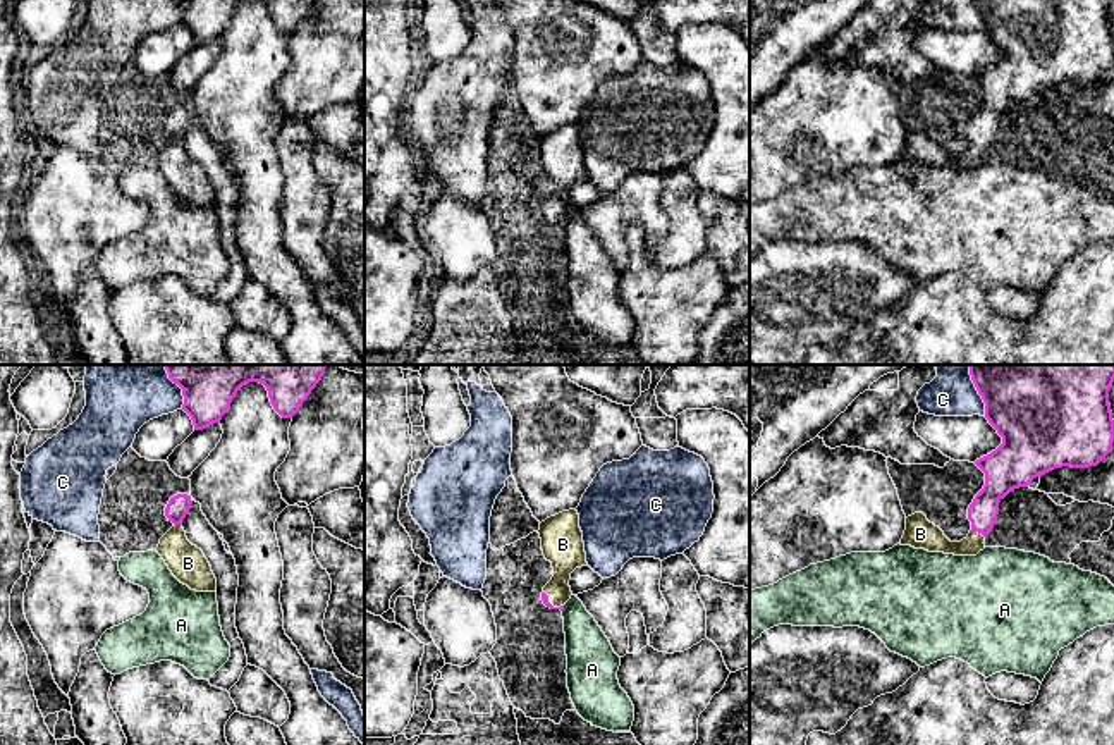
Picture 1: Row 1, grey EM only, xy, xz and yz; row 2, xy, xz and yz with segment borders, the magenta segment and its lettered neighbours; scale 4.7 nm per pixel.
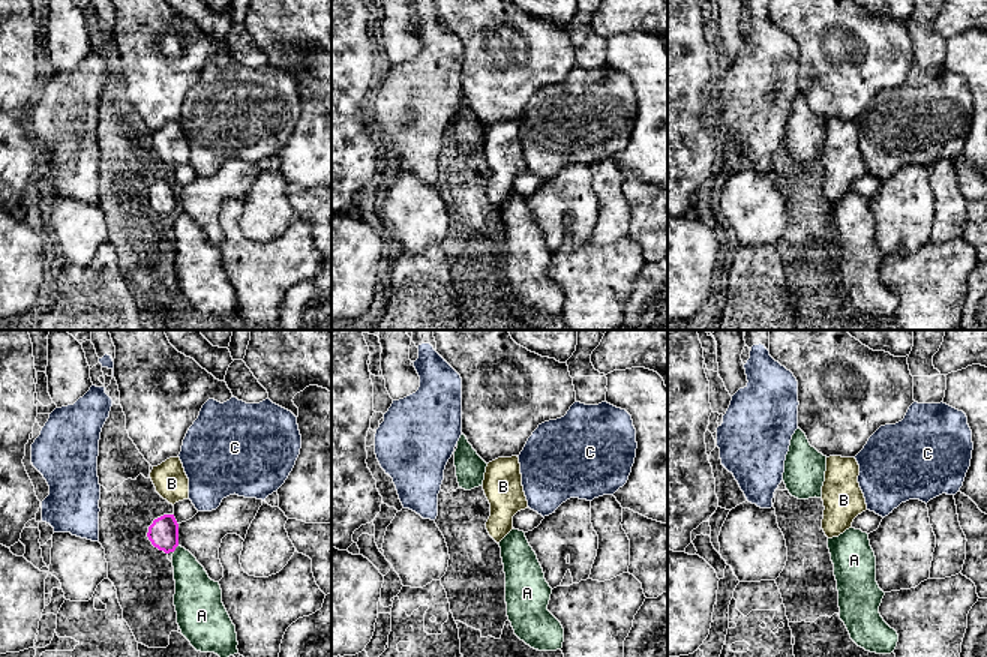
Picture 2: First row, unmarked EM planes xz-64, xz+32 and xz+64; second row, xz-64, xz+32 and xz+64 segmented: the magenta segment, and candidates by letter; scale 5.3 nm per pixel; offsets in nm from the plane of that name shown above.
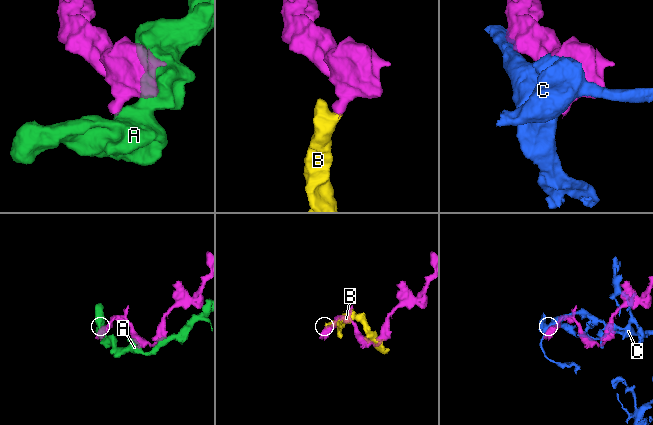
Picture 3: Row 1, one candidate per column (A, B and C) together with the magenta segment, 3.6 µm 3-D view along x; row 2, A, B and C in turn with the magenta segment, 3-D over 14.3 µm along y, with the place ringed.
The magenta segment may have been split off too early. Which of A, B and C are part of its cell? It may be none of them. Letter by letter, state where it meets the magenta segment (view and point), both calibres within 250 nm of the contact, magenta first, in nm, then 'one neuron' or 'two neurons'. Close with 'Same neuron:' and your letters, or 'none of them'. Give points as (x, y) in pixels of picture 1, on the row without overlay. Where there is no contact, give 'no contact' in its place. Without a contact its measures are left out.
A: contact xz (563, 222); calibres 30 and 220 nm; two neurons
B: contact yz (979, 147); calibres 140 and 130 nm; one neuron
C: contact yz (984, 16); calibres 340 and 140 nm; two neurons
Same neuron: B

